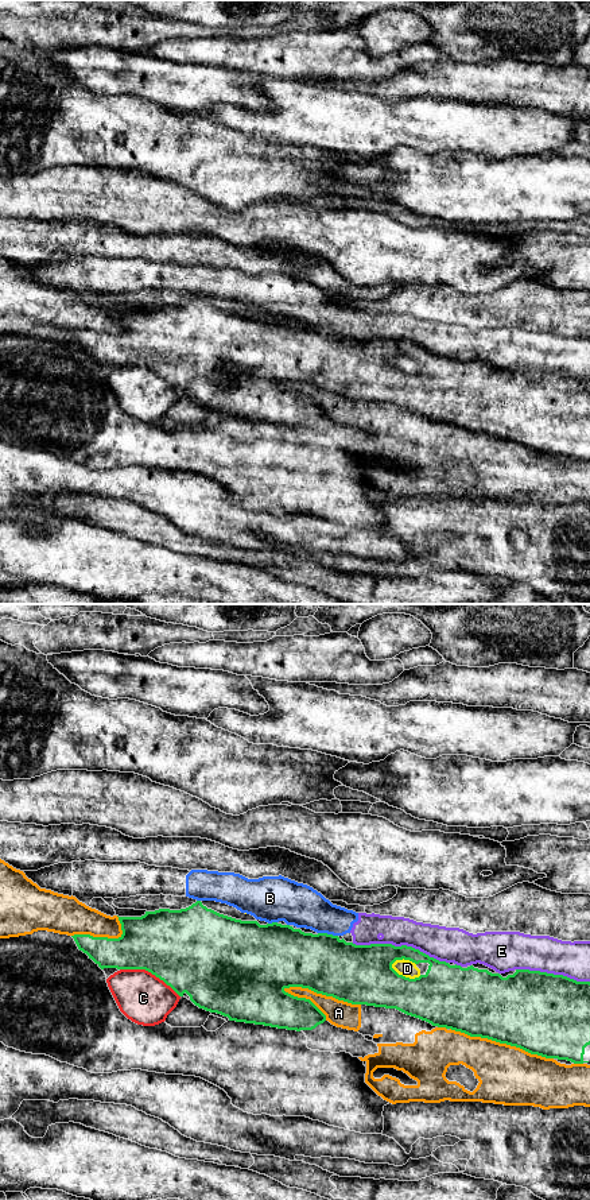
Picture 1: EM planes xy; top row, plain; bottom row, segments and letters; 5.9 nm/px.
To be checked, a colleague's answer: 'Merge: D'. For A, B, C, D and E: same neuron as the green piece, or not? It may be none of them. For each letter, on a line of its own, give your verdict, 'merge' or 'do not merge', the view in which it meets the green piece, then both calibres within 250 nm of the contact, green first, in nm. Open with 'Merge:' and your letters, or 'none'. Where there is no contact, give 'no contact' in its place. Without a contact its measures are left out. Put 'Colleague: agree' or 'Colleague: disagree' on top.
Colleague: disagree
Merge: none
A: do not merge | xy | 360/160 nm
B: do not merge | xy | 360/260 nm
C: do not merge | xy | 460/300 nm
D: do not merge | xy | 360/100 nm
E: do not merge | xy | 280/200 nm

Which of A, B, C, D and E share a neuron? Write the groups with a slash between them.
A / B E / C / D

